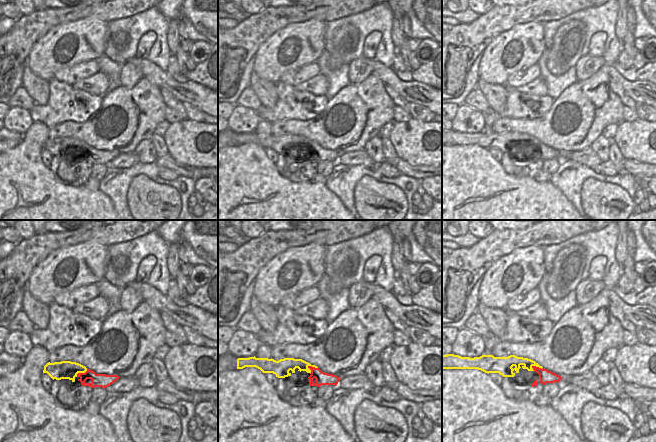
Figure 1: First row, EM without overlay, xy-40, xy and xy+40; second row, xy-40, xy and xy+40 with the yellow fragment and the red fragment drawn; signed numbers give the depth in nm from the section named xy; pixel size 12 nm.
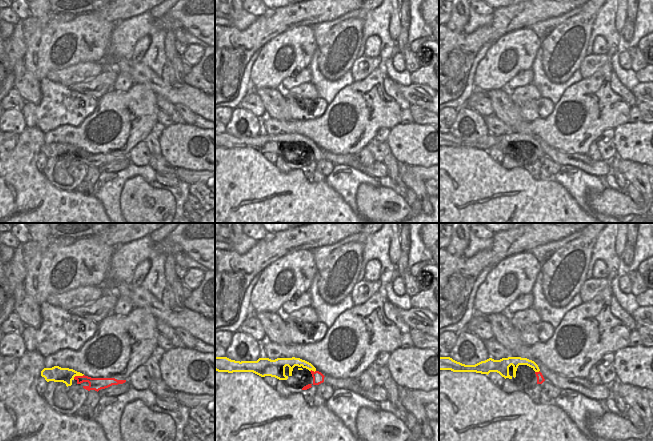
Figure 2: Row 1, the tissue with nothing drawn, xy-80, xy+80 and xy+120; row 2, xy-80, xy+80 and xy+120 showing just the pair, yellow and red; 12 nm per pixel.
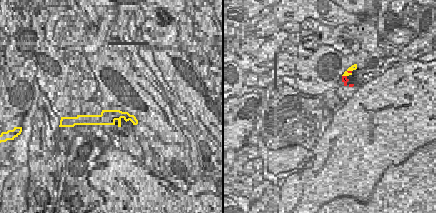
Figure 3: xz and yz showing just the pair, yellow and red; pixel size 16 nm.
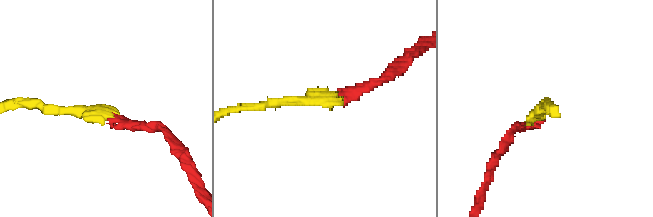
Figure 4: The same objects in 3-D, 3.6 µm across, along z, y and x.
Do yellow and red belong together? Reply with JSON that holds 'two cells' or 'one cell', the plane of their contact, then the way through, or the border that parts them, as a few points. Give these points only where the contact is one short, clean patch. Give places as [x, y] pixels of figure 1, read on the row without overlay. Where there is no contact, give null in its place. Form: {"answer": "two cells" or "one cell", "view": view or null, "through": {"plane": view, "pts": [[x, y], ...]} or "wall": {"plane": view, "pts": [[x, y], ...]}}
{"answer": "one cell", "view": "xy", "through": {"plane": "xy", "pts": [[292, 140], [312, 142], [322, 154]]}}

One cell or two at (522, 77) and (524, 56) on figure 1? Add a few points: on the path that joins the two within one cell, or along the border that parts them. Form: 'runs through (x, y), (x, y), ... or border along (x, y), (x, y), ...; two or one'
border along (536, 62), (513, 72), (506, 85); two

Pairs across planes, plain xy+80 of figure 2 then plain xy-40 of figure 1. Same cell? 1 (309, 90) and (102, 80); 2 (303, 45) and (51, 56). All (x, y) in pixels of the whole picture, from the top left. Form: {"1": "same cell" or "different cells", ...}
{"1": "same cell", "2": "same cell"}

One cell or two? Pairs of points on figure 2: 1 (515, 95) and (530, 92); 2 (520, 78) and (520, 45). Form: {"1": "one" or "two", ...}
{"1": "one", "2": "two"}

